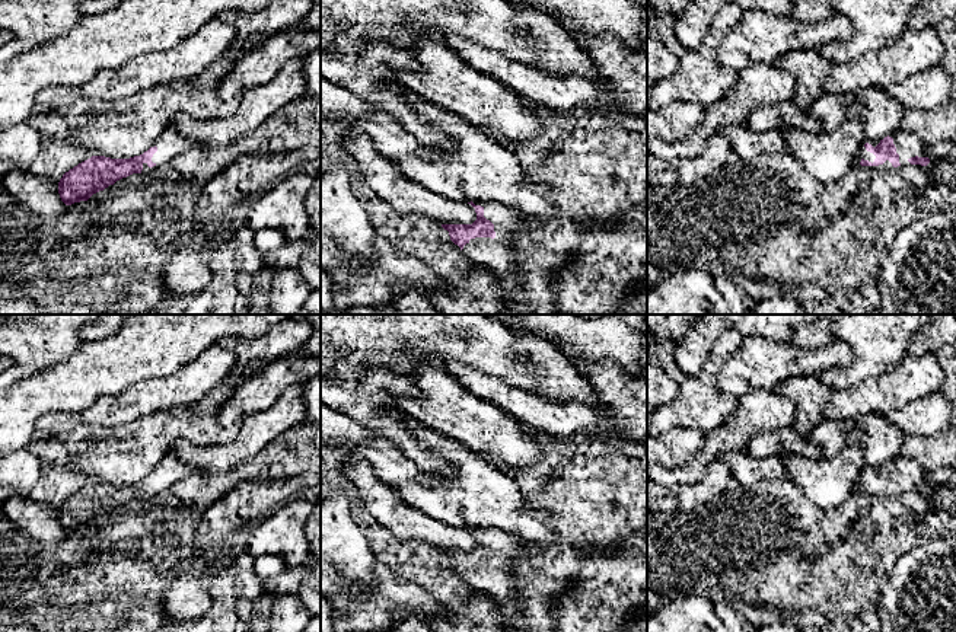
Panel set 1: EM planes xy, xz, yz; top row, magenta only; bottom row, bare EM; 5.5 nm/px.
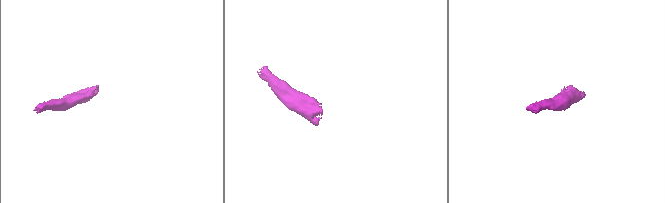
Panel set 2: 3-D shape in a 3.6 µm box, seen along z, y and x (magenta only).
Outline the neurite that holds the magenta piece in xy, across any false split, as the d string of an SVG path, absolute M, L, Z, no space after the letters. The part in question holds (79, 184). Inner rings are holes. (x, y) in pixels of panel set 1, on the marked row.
M168 127L147 151L130 159L92 156L63 175L58 194L66 205L87 201L117 181L133 173L147 173L194 147L194 141L175 127Z

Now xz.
M471 201L477 220L472 224L442 224L465 256L506 284L517 284L522 274L512 268L516 258L512 239L528 230L517 211L493 201Z

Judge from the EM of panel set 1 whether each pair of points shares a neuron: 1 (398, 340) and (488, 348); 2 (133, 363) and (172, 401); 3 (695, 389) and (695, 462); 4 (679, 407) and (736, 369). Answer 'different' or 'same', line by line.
1: same
2: different
3: different
4: different

